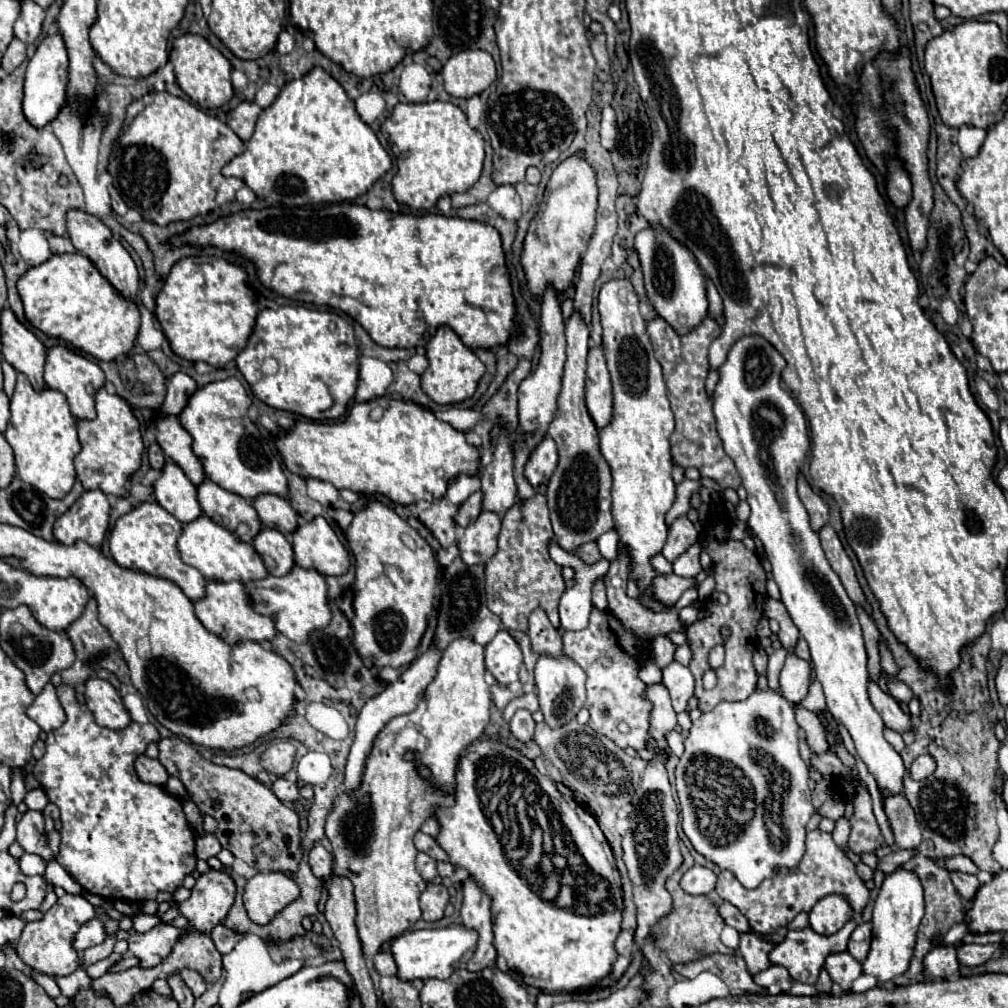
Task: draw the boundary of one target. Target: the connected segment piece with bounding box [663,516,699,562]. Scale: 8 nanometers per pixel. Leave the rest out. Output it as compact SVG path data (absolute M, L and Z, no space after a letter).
M681 516L669 526L669 538L667 538L667 544L663 548L663 556L669 562L675 562L675 558L681 556L697 540L699 540L697 528L689 522L687 516Z

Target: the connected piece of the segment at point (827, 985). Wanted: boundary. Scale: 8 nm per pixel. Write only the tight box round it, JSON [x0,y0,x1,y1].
[815,968,831,994]

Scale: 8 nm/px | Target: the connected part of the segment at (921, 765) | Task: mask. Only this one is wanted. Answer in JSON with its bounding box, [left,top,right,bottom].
[909,756,935,780]

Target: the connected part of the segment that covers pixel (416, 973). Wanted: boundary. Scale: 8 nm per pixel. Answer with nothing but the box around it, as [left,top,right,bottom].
[381,924,477,980]

